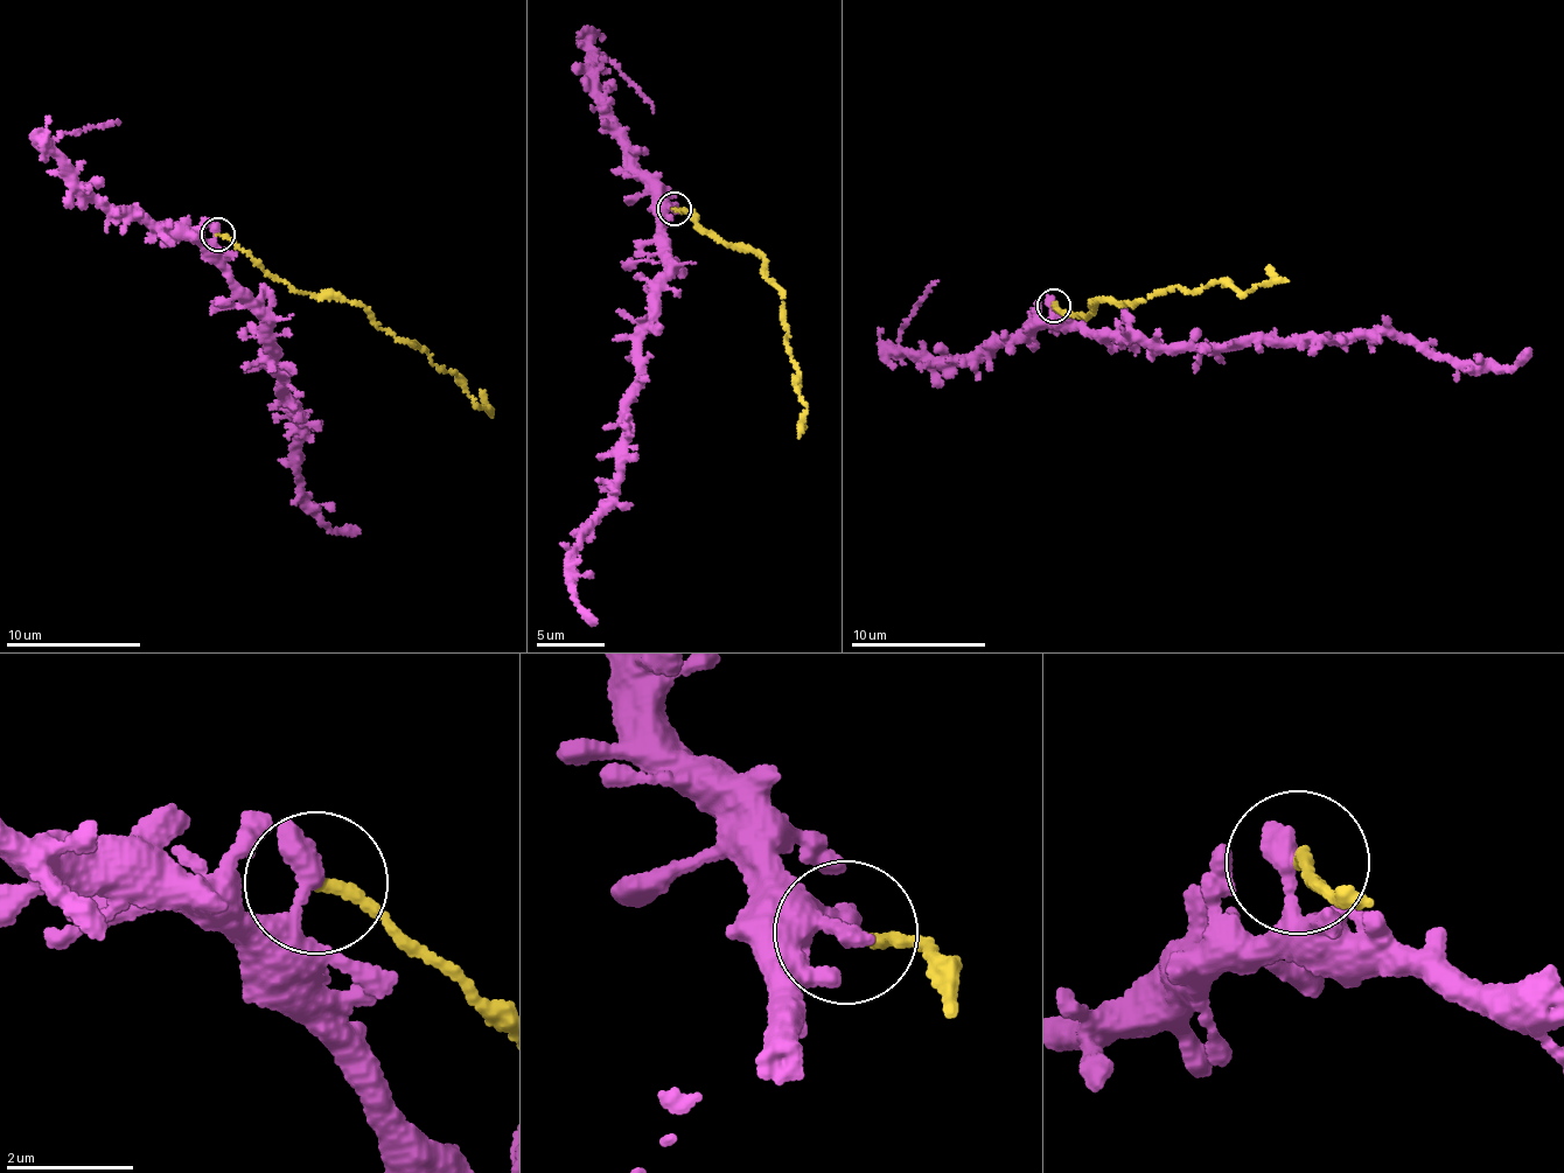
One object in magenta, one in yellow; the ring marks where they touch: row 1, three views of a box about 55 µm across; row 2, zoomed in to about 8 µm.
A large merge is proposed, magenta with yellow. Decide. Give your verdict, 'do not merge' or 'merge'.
do not merge

